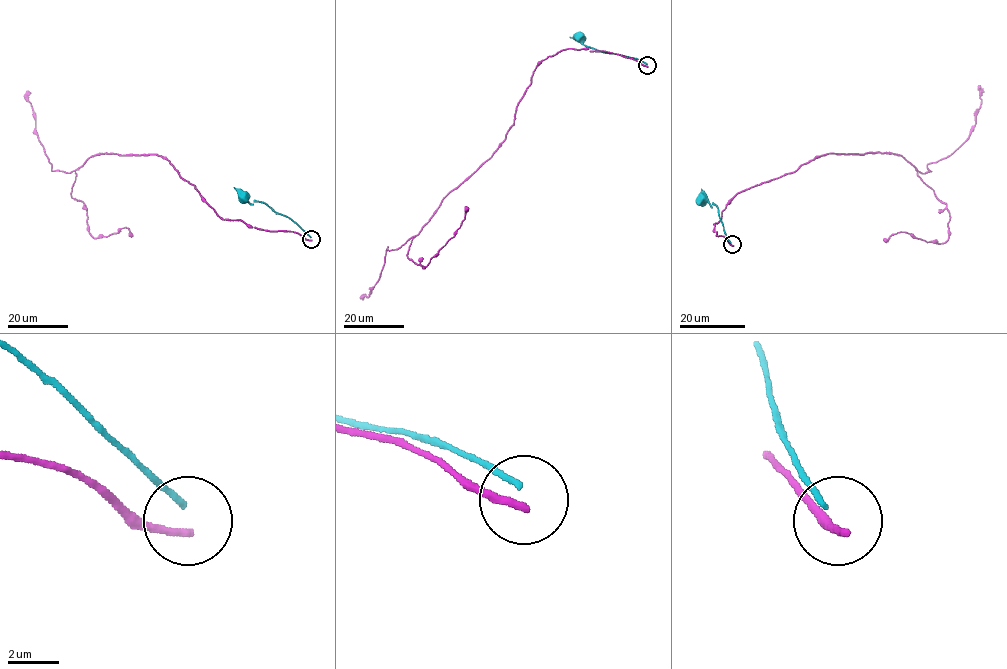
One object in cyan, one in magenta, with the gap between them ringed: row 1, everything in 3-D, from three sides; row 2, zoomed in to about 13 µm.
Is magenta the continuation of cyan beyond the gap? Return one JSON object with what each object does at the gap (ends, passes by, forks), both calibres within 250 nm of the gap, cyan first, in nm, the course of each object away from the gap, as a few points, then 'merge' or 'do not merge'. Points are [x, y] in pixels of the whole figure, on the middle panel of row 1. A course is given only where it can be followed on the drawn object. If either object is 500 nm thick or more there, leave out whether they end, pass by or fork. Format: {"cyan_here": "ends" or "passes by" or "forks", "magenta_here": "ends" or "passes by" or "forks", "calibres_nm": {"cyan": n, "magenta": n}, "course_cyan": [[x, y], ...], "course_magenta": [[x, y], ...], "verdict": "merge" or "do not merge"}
{"cyan_here": "ends", "magenta_here": "ends", "calibres_nm": {"cyan": 240, "magenta": 280}, "course_cyan": [[647, 64], [634, 58], [587, 47], [580, 37]], "course_magenta": [[647, 66], [585, 49], [561, 49], [543, 60], [499, 147], [411, 237], [407, 257], [425, 267], [467, 207]], "verdict": "do not merge"}

